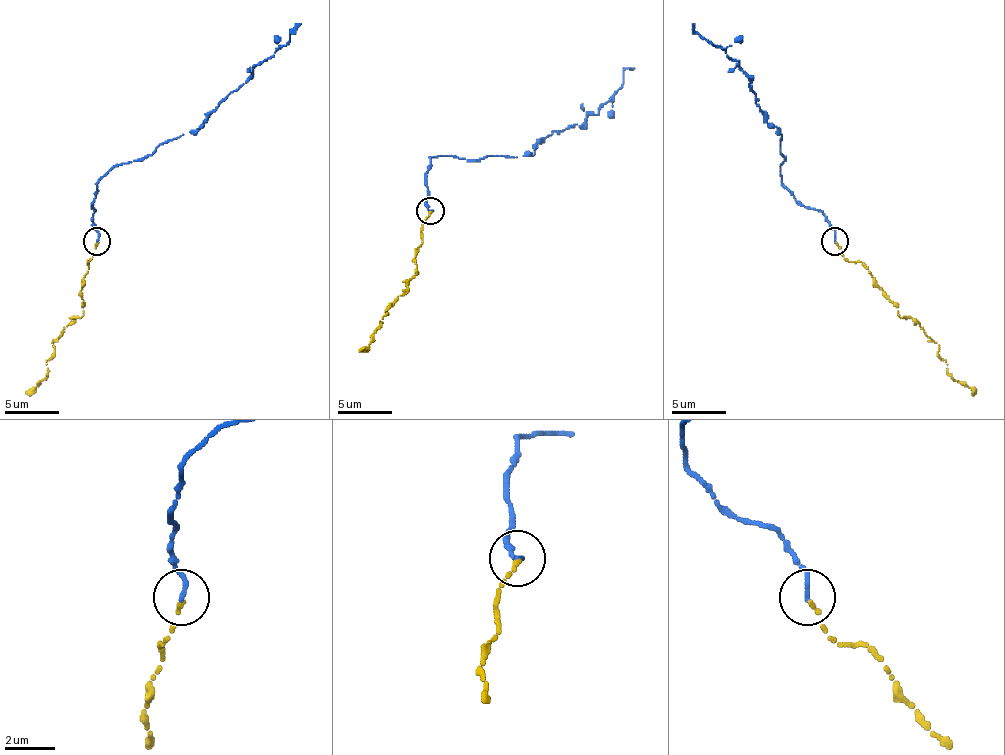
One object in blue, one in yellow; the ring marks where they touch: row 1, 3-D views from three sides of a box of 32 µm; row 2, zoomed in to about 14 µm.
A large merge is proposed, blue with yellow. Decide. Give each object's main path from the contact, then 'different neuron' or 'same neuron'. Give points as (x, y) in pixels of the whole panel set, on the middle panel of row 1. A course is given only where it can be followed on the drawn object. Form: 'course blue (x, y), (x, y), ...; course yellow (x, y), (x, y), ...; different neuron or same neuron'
course blue (431, 211), (425, 175), (434, 156), (532, 156), (554, 132), (595, 115), (622, 85), (622, 71), (633, 69); course yellow (431, 211), (423, 222), (423, 235), (414, 255), (417, 274), (379, 320), (382, 326), (360, 350); same neuron

